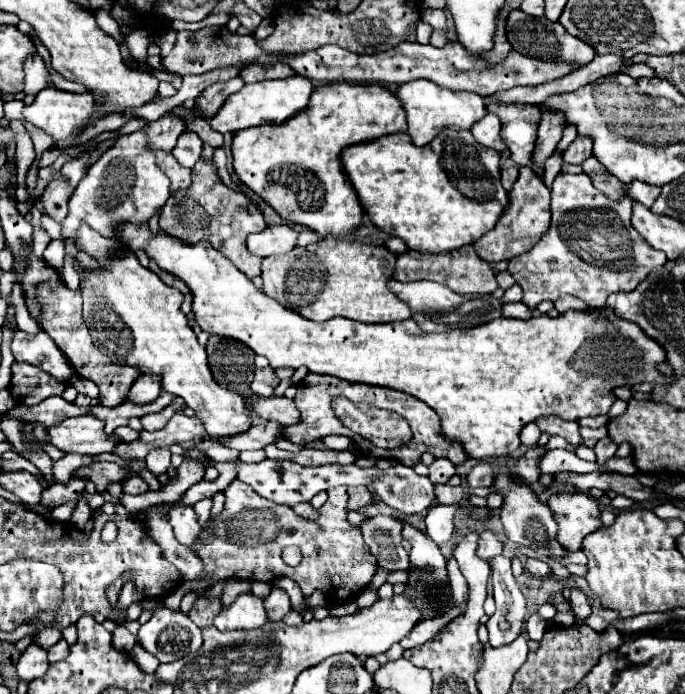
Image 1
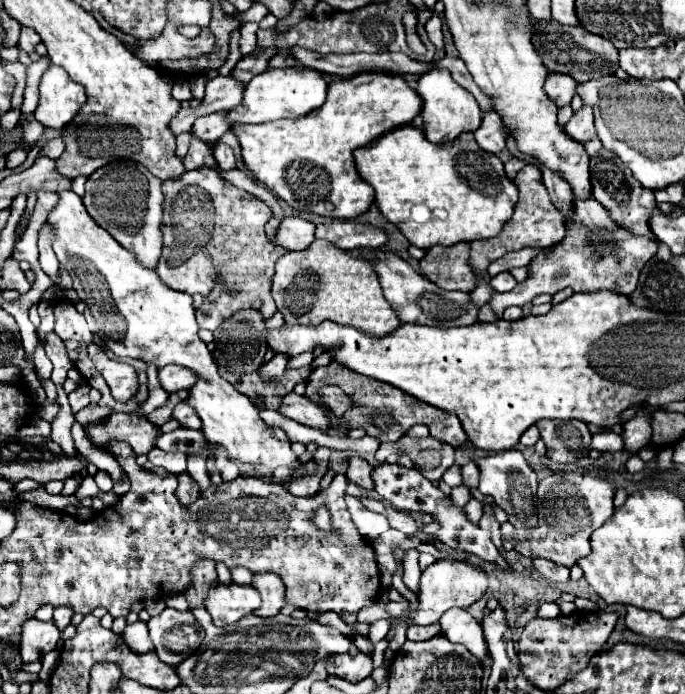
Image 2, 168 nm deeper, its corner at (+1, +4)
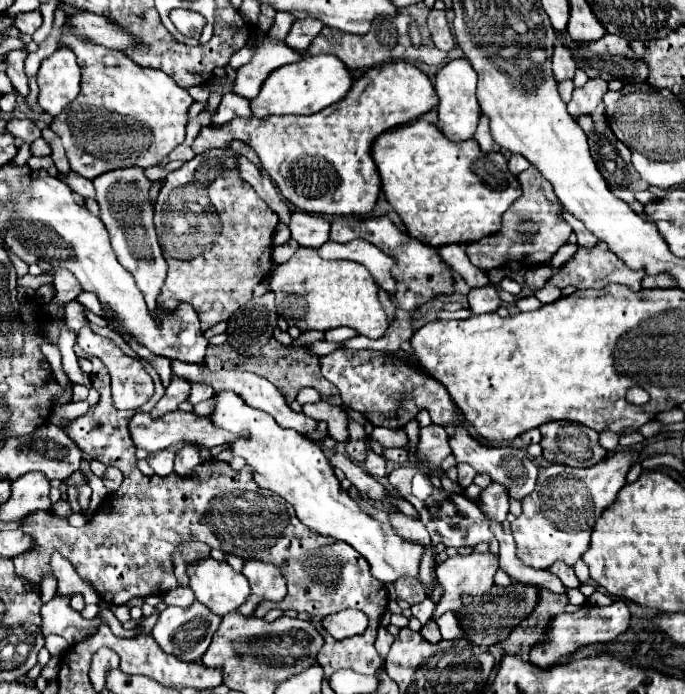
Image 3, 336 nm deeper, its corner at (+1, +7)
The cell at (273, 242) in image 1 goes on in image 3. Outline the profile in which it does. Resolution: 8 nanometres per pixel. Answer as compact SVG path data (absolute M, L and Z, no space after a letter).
M294 212L290 218L290 232L300 246L320 248L324 242L328 242L330 222L322 216Z

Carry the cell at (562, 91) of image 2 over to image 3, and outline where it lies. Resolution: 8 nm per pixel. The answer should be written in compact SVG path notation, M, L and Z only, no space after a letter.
M556 40L554 54L552 54L552 72L554 72L556 82L560 84L560 82L566 82L566 80L572 80L574 70L576 70L576 64L574 64L572 54L568 52L568 48L562 46L560 40Z

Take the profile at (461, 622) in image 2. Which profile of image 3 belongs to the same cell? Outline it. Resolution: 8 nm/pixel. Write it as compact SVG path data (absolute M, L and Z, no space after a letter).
M444 612L436 624L440 626L440 632L442 632L442 638L444 640L456 640L456 638L462 638L464 636L464 630L460 630L460 624L458 624L458 618L454 612Z

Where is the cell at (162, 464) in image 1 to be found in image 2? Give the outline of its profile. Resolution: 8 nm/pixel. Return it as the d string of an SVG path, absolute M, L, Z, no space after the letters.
M152 449L152 453L148 453L148 461L152 465L164 467L166 471L180 475L182 471L186 471L186 455L180 451L162 451L162 449Z

